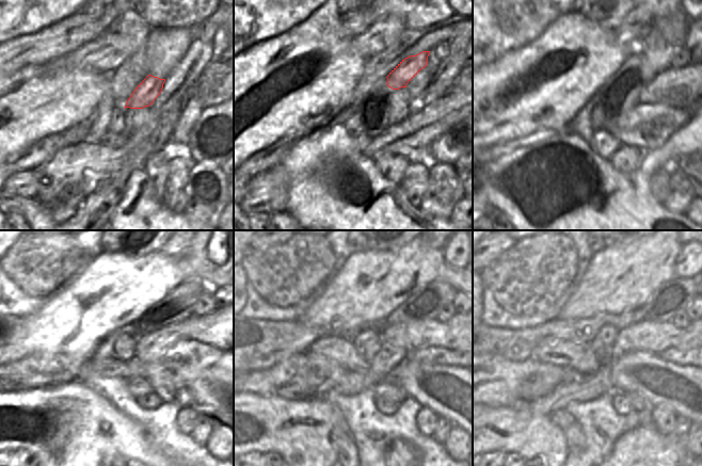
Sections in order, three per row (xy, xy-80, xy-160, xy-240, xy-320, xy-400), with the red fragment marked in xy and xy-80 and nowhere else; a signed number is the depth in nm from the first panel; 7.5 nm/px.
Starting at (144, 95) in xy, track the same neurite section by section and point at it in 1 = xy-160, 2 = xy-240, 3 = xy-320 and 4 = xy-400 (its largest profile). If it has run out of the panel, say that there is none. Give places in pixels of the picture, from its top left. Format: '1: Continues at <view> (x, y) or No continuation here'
1: Continues at xy-160 (667, 34)
2: Continues at xy-240 (191, 252)
3: No continuation here
4: No continuation here.

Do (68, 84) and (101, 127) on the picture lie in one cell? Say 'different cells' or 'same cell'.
different cells

